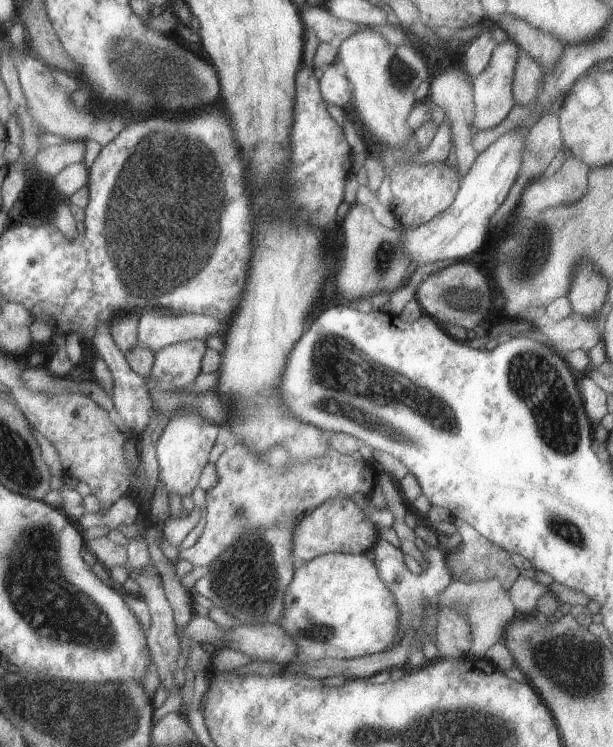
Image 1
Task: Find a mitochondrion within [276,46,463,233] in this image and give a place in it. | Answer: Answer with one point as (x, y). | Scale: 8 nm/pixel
(397, 73)

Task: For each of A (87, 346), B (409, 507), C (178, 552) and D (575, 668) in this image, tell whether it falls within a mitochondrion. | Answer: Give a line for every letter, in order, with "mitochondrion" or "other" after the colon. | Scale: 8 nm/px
A: other
B: other
C: other
D: mitochondrion

